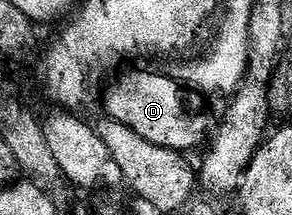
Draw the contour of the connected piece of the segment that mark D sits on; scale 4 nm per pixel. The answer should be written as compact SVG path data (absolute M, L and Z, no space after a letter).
M130 70L119 82L114 82L107 88L105 117L127 125L132 132L157 147L189 152L188 150L196 149L202 141L207 141L212 122L210 126L204 115L186 110L182 103L181 88L183 89L177 77L153 74L150 70Z

